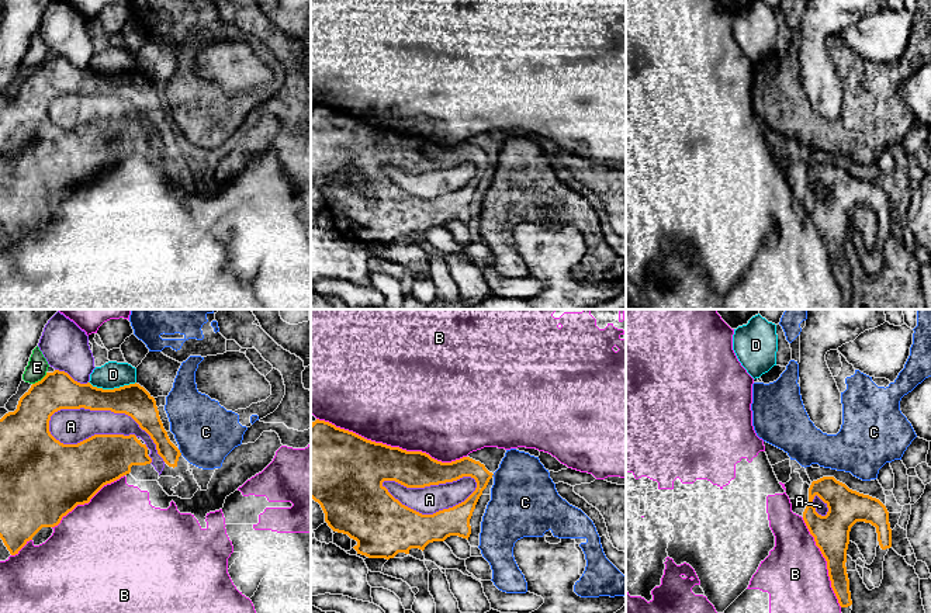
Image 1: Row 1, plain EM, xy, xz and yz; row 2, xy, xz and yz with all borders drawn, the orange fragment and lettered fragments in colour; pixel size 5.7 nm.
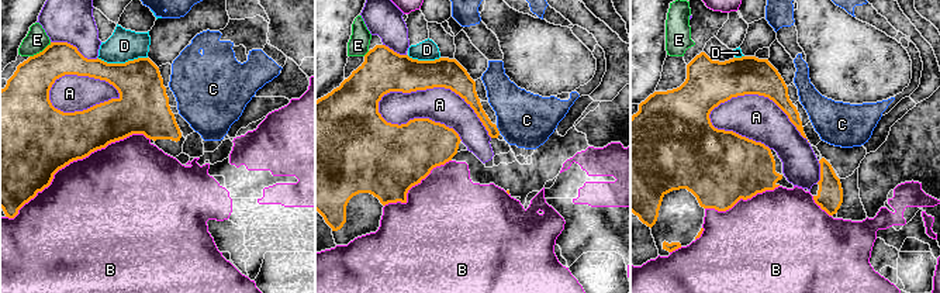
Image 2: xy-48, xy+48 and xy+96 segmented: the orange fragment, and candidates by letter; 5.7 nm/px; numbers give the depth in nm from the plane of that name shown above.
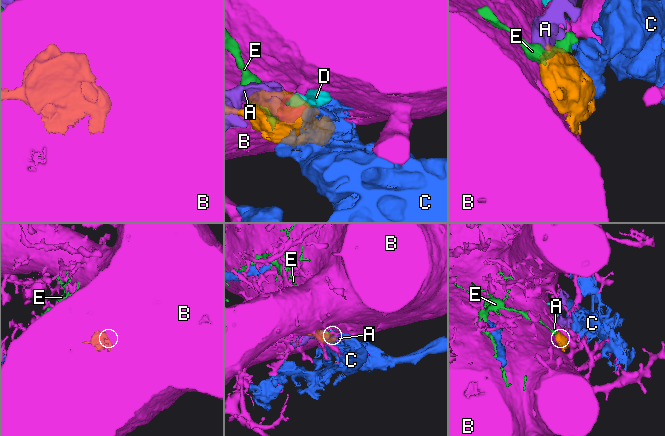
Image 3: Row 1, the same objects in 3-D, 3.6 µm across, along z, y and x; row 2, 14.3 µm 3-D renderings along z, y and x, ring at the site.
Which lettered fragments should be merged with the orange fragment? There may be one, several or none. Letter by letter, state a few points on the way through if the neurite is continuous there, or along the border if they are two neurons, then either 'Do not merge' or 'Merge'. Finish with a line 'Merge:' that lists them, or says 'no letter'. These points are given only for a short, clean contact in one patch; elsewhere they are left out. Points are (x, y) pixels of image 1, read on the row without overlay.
A: Do not merge
B: Do not merge
C: Boundary: xy (177, 134), (182, 139). Do not merge
D: Boundary: xy (89, 66), (103, 73), (118, 73), (135, 68). Do not merge
E: Boundary: xy (47, 58), (33, 69). Do not merge
Merge: no letter

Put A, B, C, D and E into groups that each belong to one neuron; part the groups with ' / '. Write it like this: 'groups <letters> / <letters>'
groups A / B D / C / E

